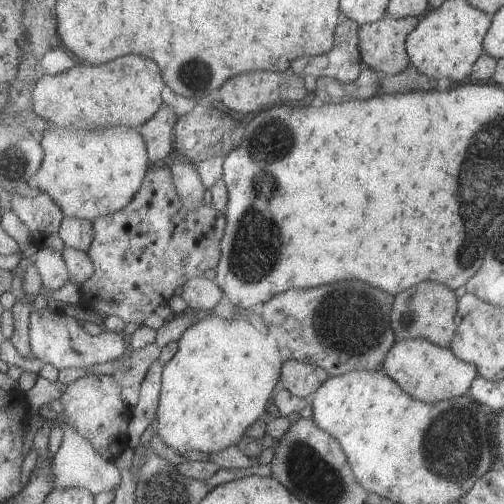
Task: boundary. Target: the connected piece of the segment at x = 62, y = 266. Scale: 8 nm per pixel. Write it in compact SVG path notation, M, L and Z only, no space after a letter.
M41 247L41 251L35 258L46 289L60 290L71 282L72 273L65 259L64 251Z

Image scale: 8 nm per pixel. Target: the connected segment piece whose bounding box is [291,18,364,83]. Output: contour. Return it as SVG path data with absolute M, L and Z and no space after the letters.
M346 19L335 28L334 46L323 55L303 56L292 62L291 68L301 77L314 76L354 82L364 67L359 49L359 24Z

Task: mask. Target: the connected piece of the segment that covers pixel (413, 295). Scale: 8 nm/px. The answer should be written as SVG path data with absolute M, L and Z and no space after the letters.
M424 281L395 296L391 310L391 325L396 340L421 338L449 348L457 324L455 316L458 308L458 298L453 290L436 281Z

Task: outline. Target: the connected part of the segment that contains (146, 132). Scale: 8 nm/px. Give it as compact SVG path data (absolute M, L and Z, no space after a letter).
M166 104L147 120L139 133L144 137L150 166L163 165L166 156L170 156L174 144L175 122L177 116Z

